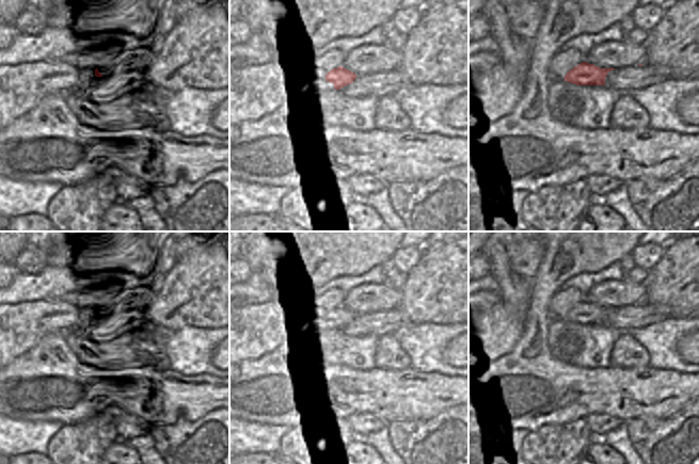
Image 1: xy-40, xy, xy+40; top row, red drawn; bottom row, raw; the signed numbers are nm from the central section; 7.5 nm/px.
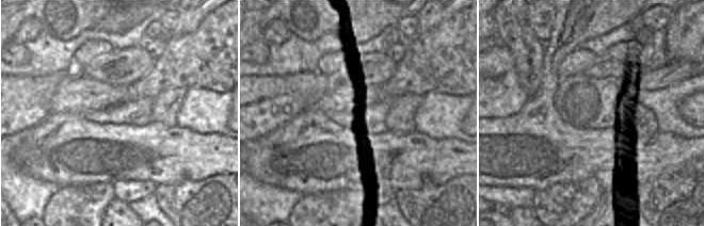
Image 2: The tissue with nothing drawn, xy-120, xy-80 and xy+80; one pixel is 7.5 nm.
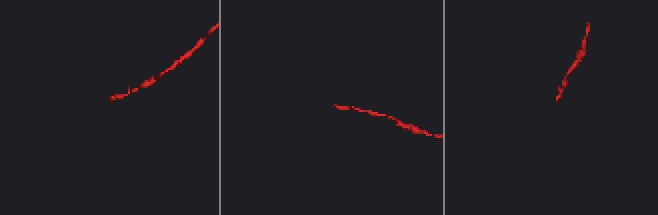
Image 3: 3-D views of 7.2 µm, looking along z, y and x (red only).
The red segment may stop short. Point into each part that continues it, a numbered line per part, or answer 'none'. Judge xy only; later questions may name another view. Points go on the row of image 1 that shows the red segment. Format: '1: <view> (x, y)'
1: xy (316, 81)

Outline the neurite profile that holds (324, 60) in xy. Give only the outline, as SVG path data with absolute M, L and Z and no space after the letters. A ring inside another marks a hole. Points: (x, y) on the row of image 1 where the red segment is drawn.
M320 49L313 59L313 69L320 77L343 66L345 54L337 49Z

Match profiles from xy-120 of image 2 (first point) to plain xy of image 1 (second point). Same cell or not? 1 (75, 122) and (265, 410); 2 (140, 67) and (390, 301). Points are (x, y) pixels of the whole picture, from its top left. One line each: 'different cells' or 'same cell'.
1: same cell
2: same cell

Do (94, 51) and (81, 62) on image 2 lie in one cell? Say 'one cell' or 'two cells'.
one cell

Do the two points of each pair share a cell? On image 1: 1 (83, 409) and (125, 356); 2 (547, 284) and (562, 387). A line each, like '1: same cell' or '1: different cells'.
1: different cells
2: same cell

